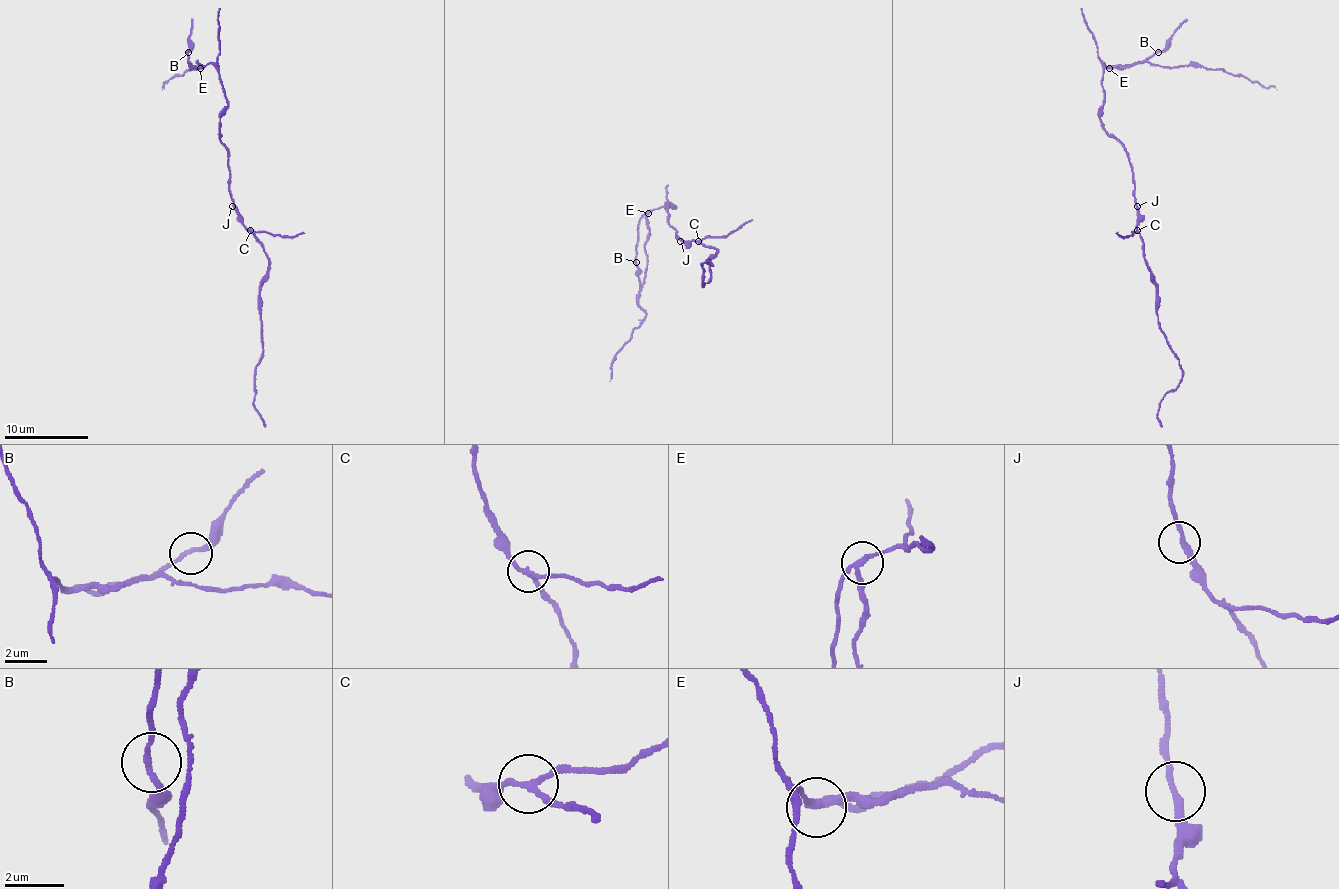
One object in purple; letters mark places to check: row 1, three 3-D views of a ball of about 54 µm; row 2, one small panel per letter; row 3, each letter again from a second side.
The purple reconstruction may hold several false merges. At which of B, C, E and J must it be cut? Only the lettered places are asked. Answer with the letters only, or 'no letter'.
C, E

